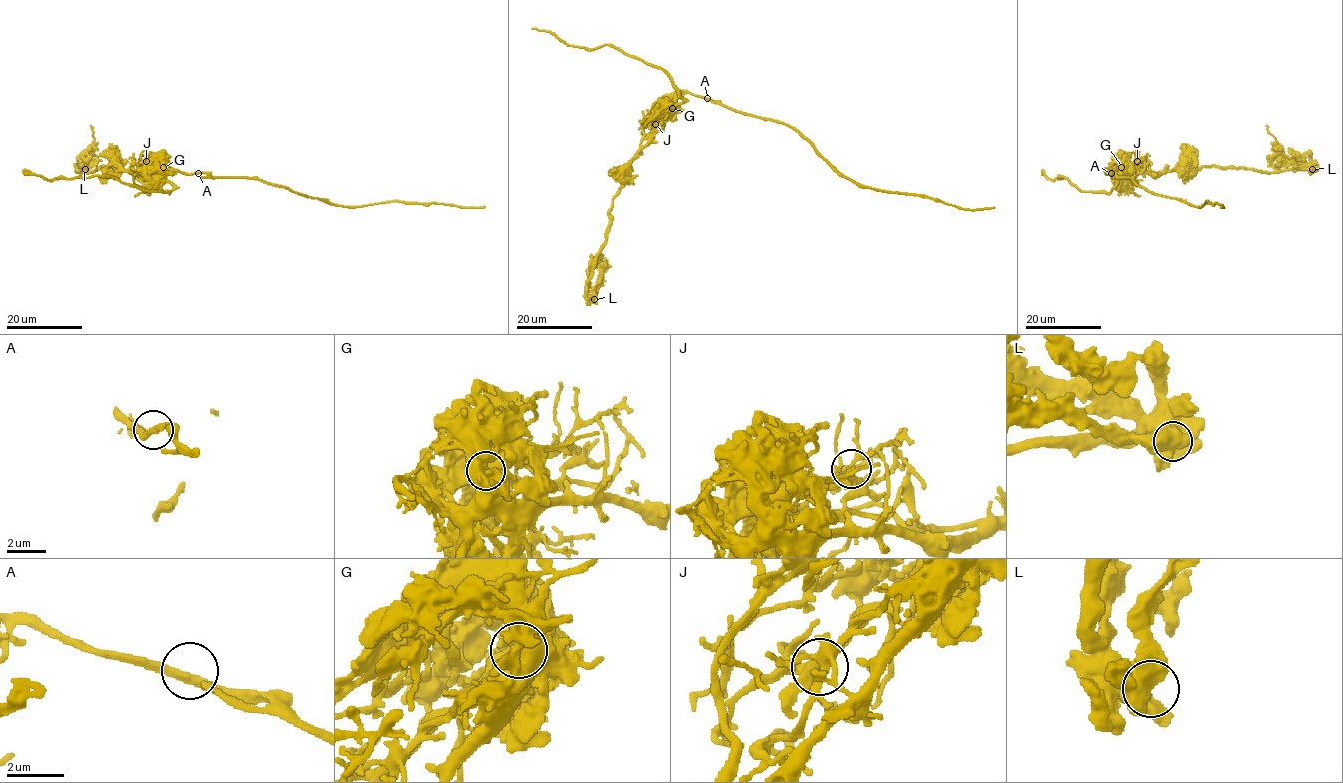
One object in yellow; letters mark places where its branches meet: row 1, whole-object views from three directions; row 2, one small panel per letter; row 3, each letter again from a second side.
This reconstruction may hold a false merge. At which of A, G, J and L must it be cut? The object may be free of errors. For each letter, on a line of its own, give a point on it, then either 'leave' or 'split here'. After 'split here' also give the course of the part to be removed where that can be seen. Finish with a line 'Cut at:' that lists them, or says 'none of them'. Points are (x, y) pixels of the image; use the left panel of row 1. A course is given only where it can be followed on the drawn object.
A: place (198, 173); leave
G: place (163, 167); split here; course (163, 167), (163, 176), (166, 170), (261, 179), (330, 203), (350, 206), (403, 201), (485, 207)
J: place (146, 161); leave
L: place (85, 169); leave
Cut at: G

